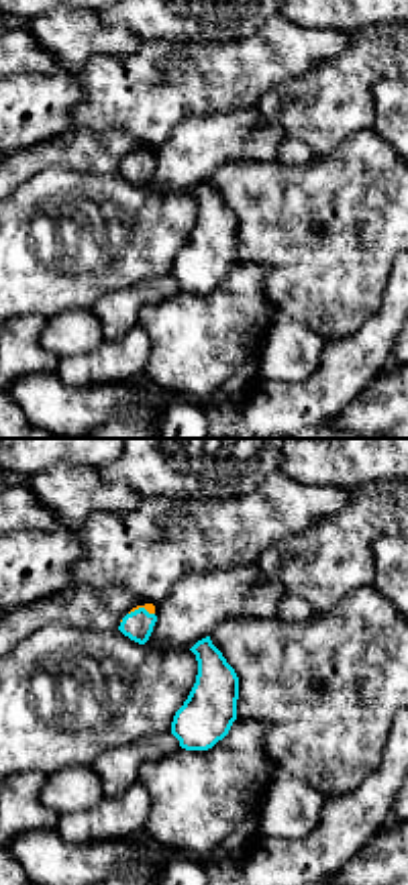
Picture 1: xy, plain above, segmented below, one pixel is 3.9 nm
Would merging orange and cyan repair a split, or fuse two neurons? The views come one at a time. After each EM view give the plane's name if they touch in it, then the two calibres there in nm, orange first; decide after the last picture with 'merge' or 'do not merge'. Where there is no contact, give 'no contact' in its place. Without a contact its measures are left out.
meets orange in xy; 40 nm thick on the orange side, 120 nm on the other

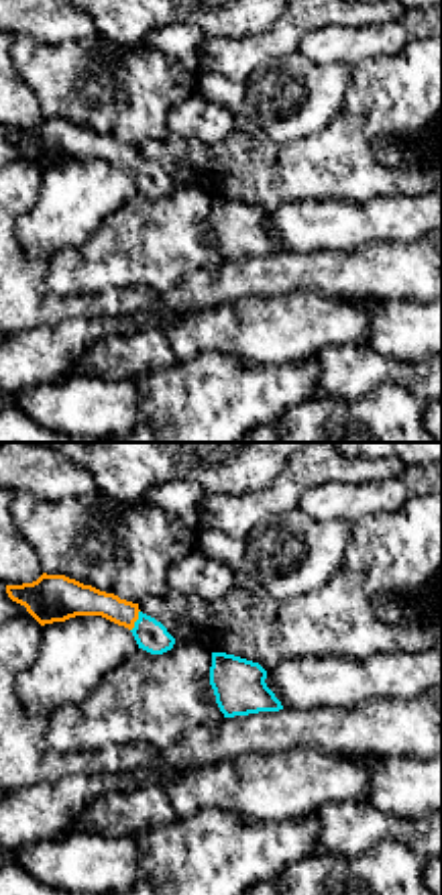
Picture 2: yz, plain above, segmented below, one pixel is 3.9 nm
meets orange in yz; 130 nm thick on the orange side, 120 nm on the other

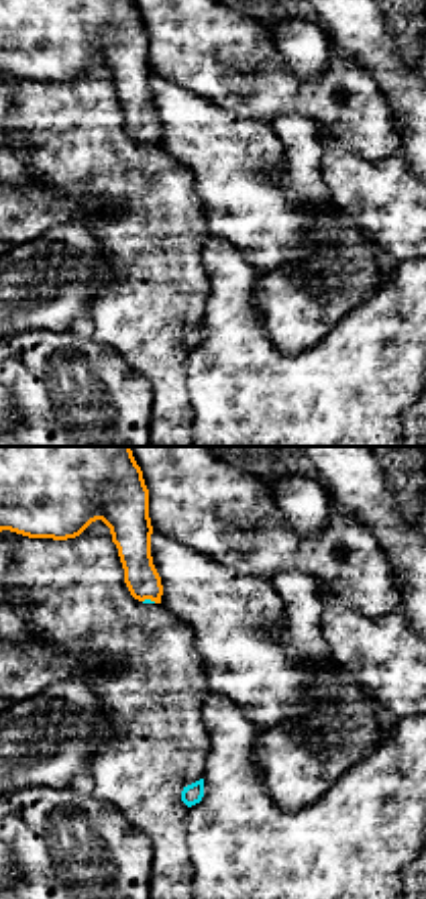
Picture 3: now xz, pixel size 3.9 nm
meets orange in xz; 140 nm thick on the orange side, 20 nm on the other

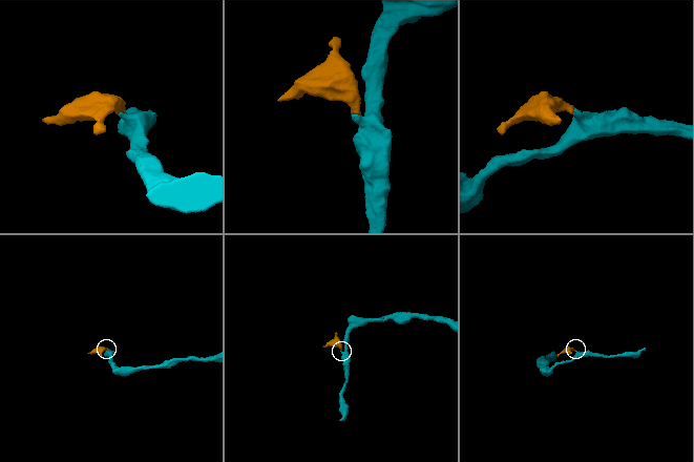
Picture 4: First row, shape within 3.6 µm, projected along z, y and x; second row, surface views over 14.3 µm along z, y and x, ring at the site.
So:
merge

